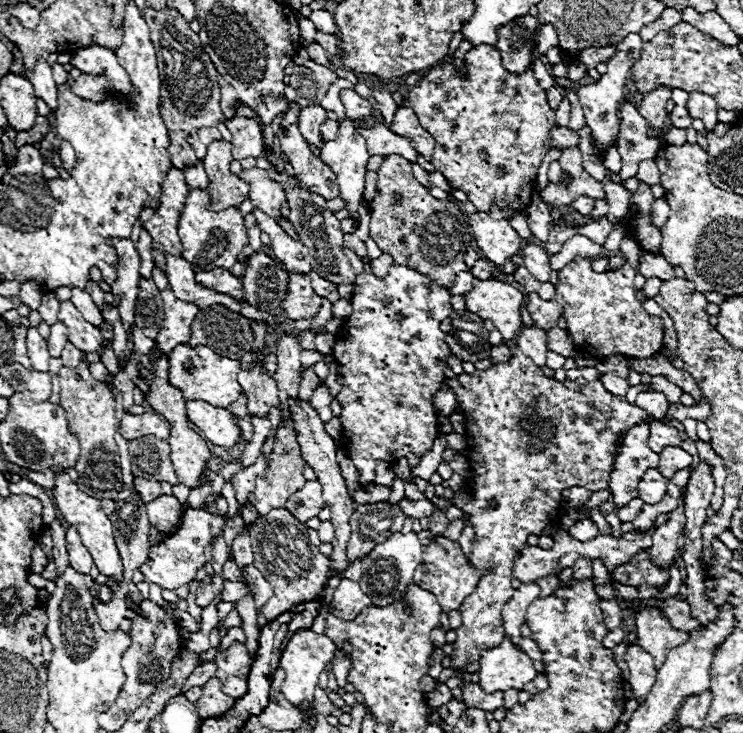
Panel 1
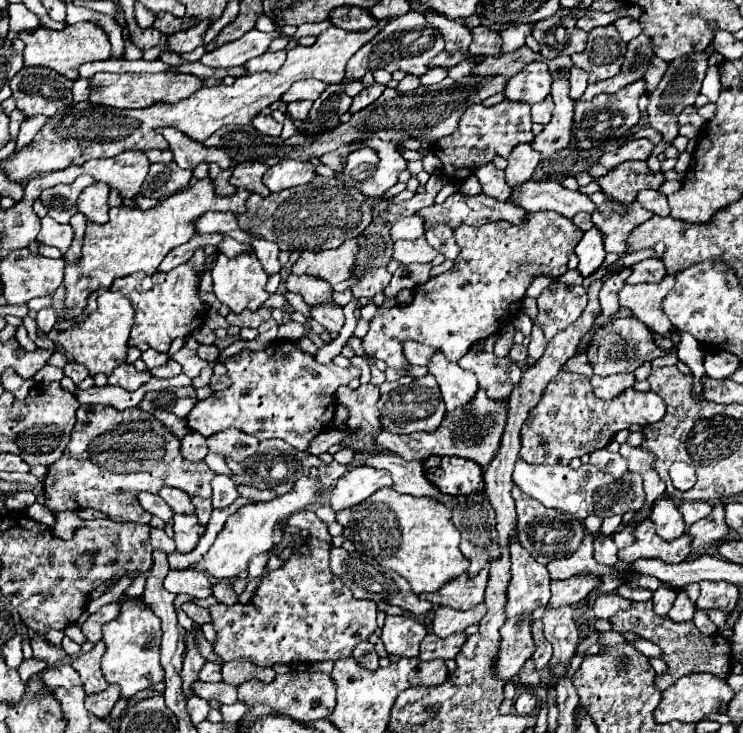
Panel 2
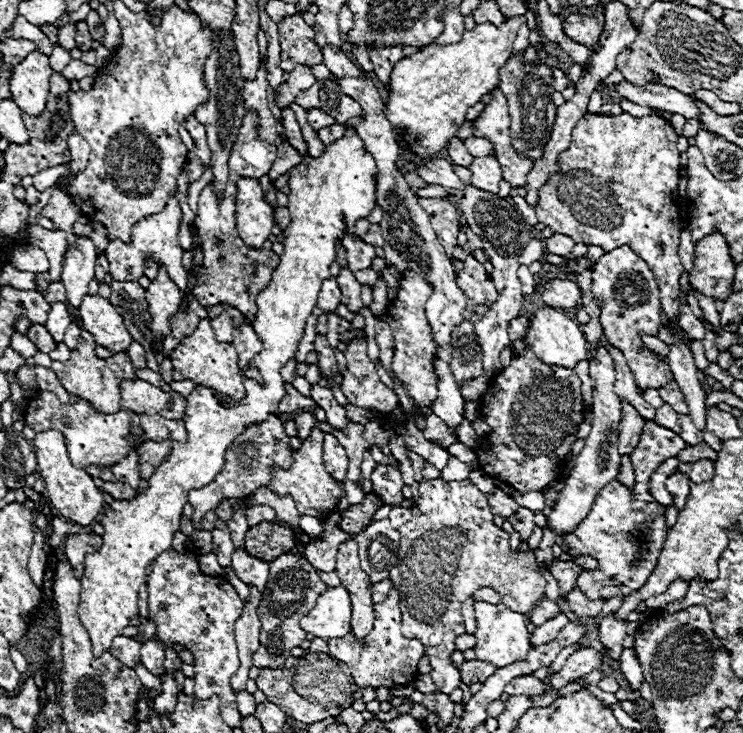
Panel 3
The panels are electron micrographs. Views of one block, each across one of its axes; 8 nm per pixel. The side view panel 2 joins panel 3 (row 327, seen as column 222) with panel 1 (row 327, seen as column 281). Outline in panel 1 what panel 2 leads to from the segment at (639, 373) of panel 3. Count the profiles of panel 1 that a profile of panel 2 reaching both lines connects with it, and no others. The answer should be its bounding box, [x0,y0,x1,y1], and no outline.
[554,238,664,358]

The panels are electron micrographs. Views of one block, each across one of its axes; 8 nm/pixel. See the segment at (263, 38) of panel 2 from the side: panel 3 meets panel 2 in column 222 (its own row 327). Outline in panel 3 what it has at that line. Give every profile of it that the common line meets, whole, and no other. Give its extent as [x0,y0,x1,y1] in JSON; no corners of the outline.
[44,302,70,342]

